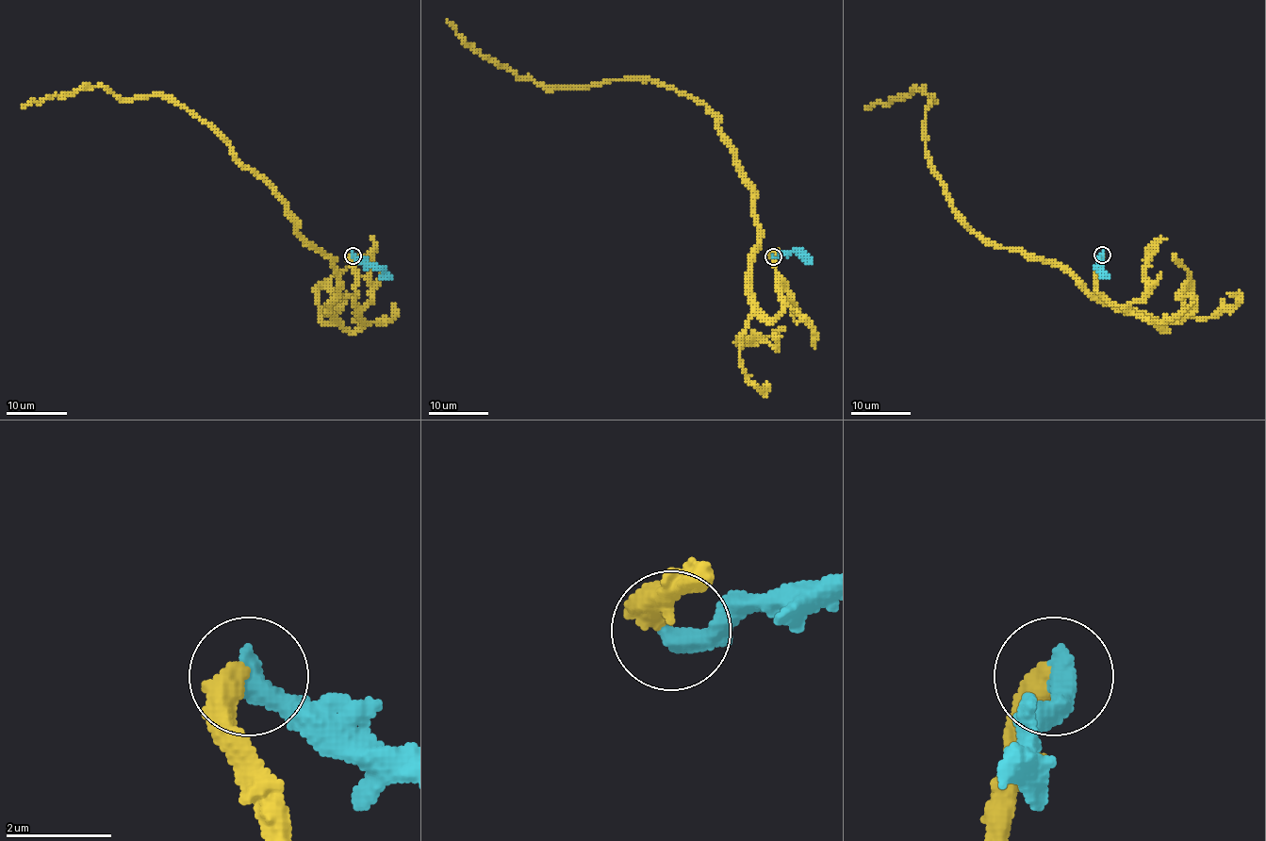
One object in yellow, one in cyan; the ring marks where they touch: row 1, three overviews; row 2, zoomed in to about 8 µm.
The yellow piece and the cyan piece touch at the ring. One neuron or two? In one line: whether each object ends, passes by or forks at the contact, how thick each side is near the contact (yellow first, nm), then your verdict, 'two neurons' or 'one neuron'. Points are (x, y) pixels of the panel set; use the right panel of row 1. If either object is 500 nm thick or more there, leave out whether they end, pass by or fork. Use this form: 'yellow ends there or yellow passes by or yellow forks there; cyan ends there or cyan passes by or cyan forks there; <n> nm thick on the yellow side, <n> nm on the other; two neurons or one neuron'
yellow ends there; cyan ends there; 440 nm thick on the yellow side, 480 nm on the other; one neuron

